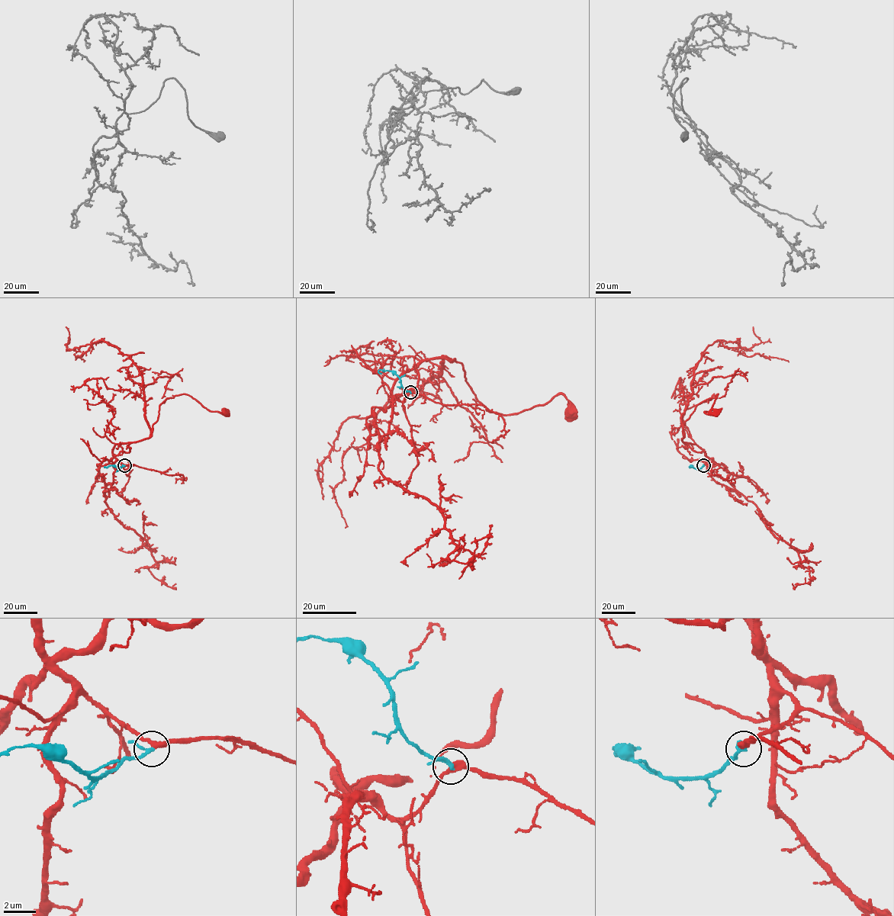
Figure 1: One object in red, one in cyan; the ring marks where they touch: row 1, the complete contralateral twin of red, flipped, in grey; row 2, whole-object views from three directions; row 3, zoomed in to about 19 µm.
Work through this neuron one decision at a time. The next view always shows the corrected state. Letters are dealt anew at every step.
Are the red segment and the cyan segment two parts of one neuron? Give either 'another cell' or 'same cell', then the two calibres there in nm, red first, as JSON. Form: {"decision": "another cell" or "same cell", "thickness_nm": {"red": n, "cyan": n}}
{"decision": "another cell", "thickness_nm": {"red": 340, "cyan": 180}}

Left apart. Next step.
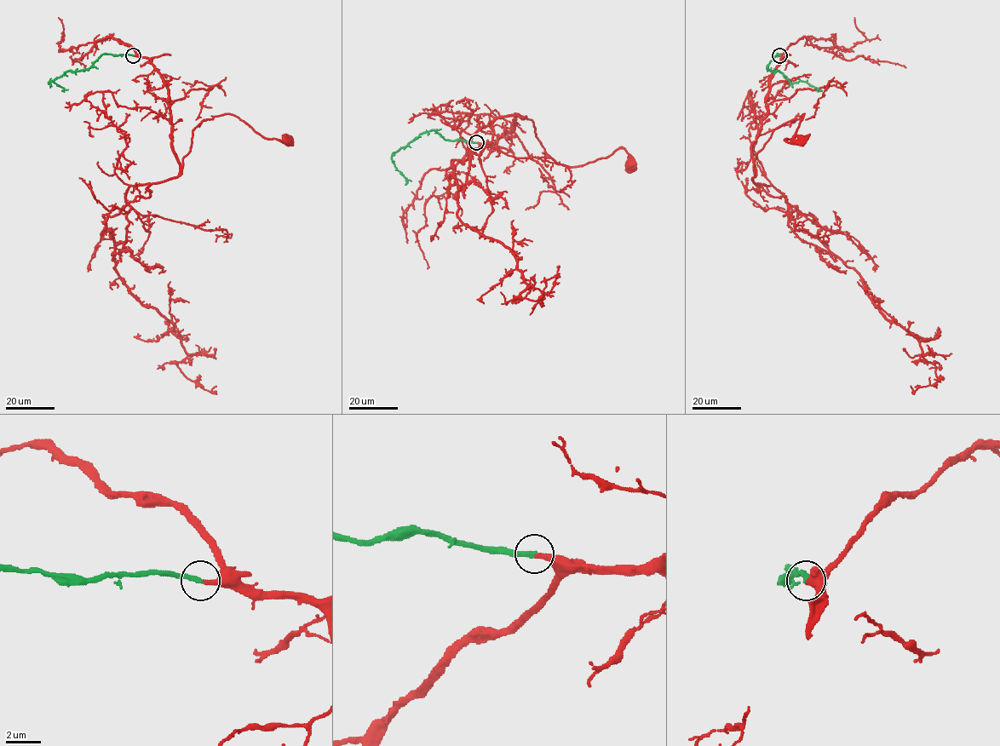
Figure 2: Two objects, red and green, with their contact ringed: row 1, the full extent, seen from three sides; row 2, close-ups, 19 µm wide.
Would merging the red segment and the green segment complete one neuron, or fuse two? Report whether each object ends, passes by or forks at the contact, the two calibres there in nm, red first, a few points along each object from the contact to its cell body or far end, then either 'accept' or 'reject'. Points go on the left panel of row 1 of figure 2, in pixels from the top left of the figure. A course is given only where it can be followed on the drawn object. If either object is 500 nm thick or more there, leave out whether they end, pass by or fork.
red ends | green ends | 280/280 nm | red via (133, 55), (149, 59), (168, 89), (179, 175), (192, 130), (215, 116), (232, 113), (267, 139), (288, 140) | green via (133, 55), (103, 54), (86, 69), (67, 71), (48, 83), (51, 81), (63, 89) | accept

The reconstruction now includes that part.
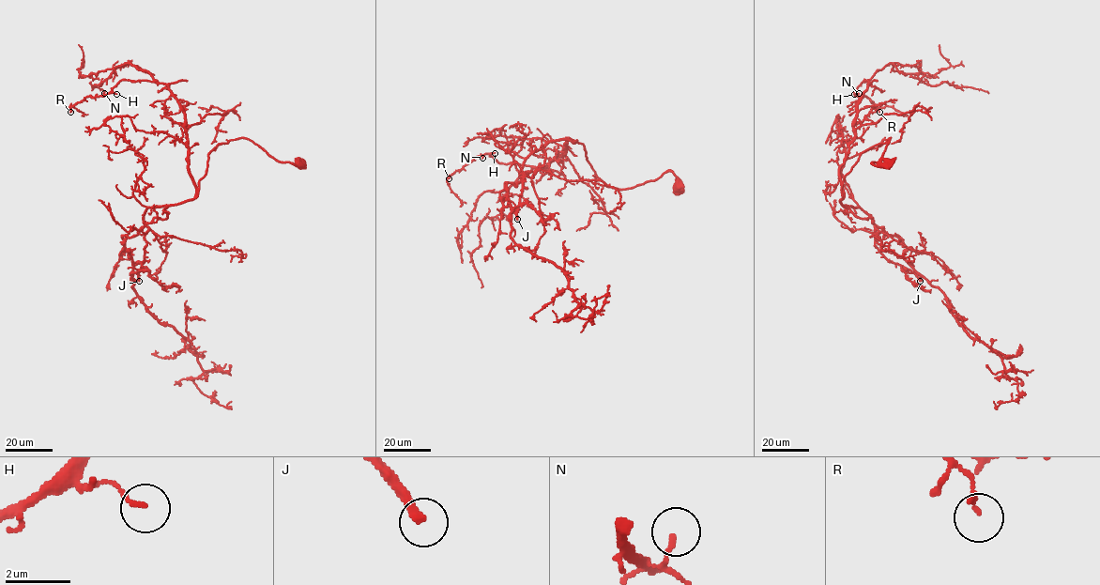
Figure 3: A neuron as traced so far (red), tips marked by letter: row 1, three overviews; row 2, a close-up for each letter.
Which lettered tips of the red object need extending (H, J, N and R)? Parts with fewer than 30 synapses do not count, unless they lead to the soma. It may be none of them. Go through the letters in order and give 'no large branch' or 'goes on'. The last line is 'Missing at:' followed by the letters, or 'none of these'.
H: no large branch
J: goes on
N: no large branch
R: no large branch
Missing at: J

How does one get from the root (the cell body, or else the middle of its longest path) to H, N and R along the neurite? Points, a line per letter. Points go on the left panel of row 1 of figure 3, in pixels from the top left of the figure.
H: (300, 163), (231, 139), (208, 154), (195, 197), (183, 109), (169, 87), (122, 80), (116, 94)
N: (300, 163), (231, 139), (208, 154), (195, 197), (183, 109), (169, 87), (122, 80), (104, 93)
R: (300, 163), (231, 139), (208, 154), (195, 197), (183, 109), (166, 84), (122, 80), (70, 112)

